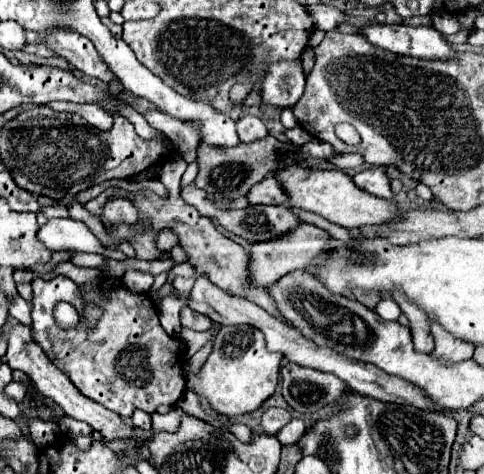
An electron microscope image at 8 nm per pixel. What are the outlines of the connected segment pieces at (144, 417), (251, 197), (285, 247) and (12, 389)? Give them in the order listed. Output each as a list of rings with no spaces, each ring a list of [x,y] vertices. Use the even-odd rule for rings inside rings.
[[[136,409],[136,411],[134,411],[134,415],[132,415],[132,423],[134,423],[134,427],[150,429],[150,423],[152,423],[152,419],[150,419],[150,417],[152,417],[150,413],[146,413],[146,411],[140,411],[140,409]]]
[[[268,175],[268,179],[264,179],[264,183],[256,183],[256,187],[252,187],[252,191],[248,193],[248,201],[254,205],[282,205],[288,201],[288,195],[284,191],[284,187],[280,185],[280,181],[274,175]]]
[[[300,223],[298,227],[286,231],[280,237],[254,243],[254,247],[250,249],[250,255],[252,255],[252,269],[256,271],[256,283],[264,283],[264,287],[268,287],[268,285],[274,285],[290,271],[306,269],[330,243],[332,243],[330,233],[312,223]]]
[[[10,383],[4,391],[6,391],[6,395],[8,395],[8,397],[12,397],[16,403],[20,403],[20,401],[24,399],[24,395],[26,395],[28,387],[26,387],[24,383]]]

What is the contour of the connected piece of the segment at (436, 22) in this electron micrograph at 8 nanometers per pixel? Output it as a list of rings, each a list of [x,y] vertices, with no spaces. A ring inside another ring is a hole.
[[[430,13],[432,25],[442,33],[442,35],[450,35],[460,31],[460,23],[456,23],[456,19],[448,13]]]

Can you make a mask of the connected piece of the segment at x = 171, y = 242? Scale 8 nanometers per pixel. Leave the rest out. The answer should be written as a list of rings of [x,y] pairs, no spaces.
[[[162,231],[160,235],[158,235],[158,249],[162,251],[162,257],[168,257],[168,251],[174,247],[174,245],[178,245],[178,237],[174,237],[174,231]]]

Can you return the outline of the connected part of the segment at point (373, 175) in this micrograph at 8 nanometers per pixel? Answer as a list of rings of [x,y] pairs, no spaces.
[[[370,167],[370,169],[364,169],[364,171],[358,171],[352,181],[372,193],[372,195],[378,195],[378,197],[394,197],[392,189],[390,189],[390,179],[386,177],[386,171],[384,167]]]

